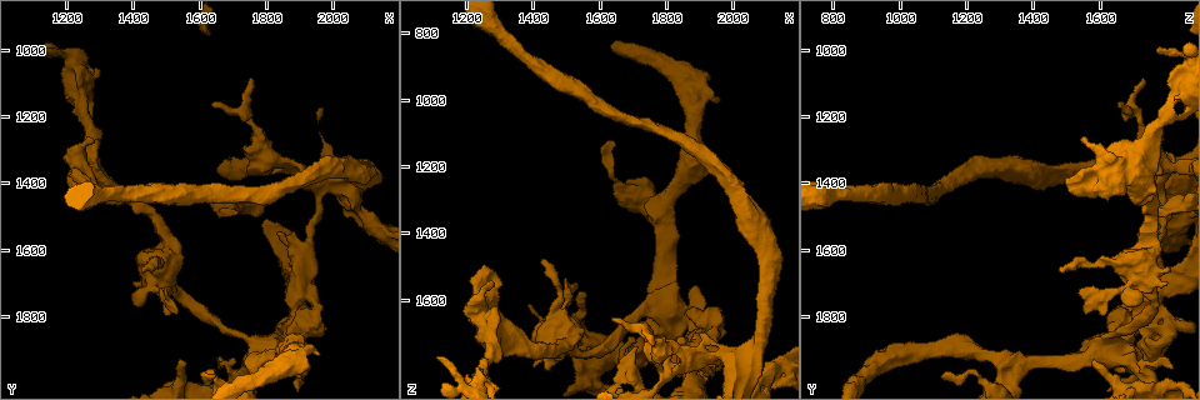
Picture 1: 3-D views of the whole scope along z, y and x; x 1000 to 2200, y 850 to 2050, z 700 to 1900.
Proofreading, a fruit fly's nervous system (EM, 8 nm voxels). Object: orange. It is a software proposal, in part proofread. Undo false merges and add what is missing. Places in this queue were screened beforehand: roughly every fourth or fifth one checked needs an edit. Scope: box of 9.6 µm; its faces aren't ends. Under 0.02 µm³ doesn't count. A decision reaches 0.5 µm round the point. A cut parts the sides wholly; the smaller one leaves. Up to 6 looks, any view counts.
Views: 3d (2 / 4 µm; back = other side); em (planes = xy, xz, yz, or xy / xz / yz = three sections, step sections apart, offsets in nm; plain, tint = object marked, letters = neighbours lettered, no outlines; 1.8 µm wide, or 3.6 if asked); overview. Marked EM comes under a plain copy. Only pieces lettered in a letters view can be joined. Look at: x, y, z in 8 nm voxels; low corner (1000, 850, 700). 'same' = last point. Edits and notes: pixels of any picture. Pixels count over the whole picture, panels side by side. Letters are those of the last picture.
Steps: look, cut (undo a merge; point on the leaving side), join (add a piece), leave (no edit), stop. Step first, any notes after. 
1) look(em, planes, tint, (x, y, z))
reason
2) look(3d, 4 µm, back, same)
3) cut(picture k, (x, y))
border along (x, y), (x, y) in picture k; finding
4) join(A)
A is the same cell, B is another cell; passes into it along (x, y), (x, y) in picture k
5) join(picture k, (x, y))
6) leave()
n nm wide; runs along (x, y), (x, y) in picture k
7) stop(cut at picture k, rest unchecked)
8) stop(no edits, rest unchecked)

look(em, 3.6 µm, xy, step 4, tint, (2050, 1420, 1820))
sharp bend

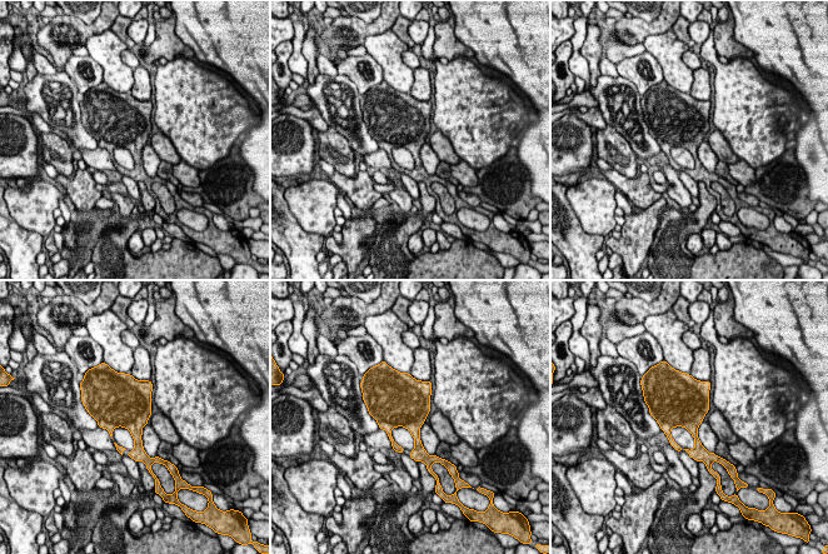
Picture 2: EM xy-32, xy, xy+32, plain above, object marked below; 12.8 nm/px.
look(em, 3.6 µm, planes, letters, same)

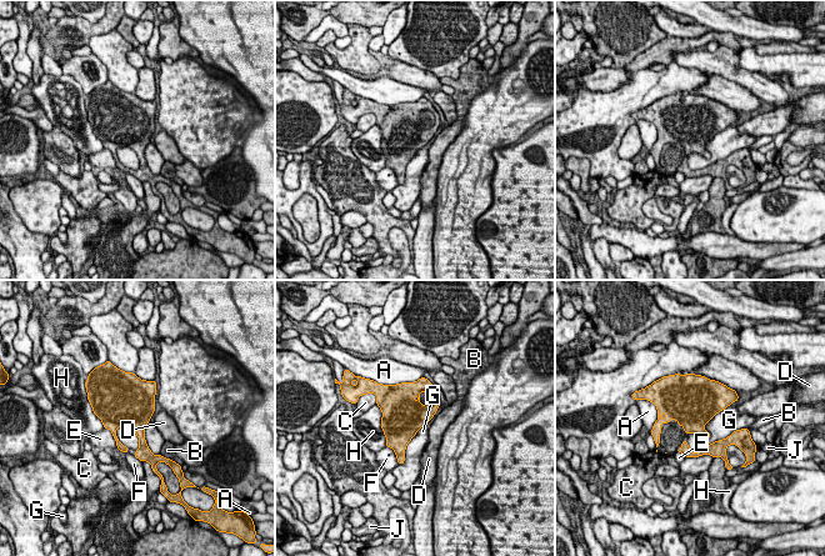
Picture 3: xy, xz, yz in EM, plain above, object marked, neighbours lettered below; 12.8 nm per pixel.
leave()
G touches over 600 nm; A, B, C, D, E, F, G, H and J are other cells; border along (426, 424), (408, 444), (404, 461) in picture 3; one neuron here

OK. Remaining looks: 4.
look(em, planes, letters, (1800, 1340, 1820))
calibre changes

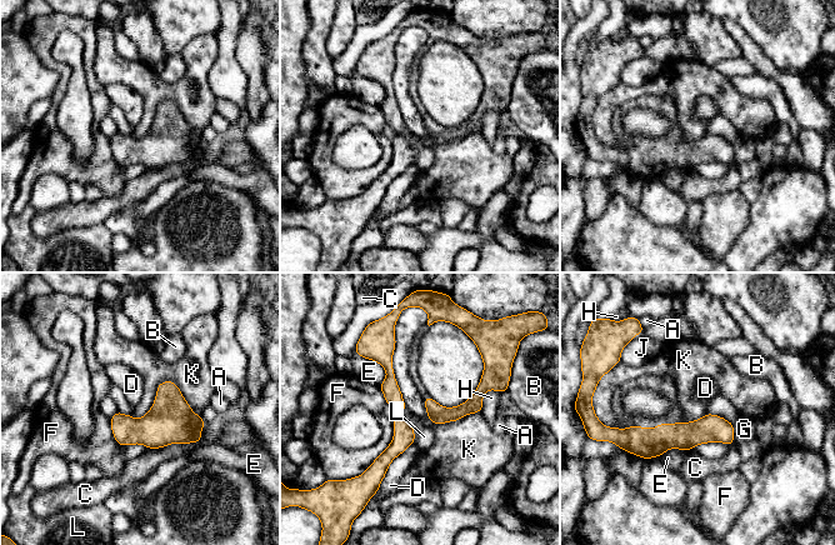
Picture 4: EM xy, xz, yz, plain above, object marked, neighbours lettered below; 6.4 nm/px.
leave()
130 nm wide; A, B, C, D, E, F, G, H, J, K and L are other cells; border along (393, 330), (393, 371), (406, 406) in picture 4; all the same neuron

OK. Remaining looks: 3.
look(3d, 2 µm, (1750, 1090, 1740))
tapers out

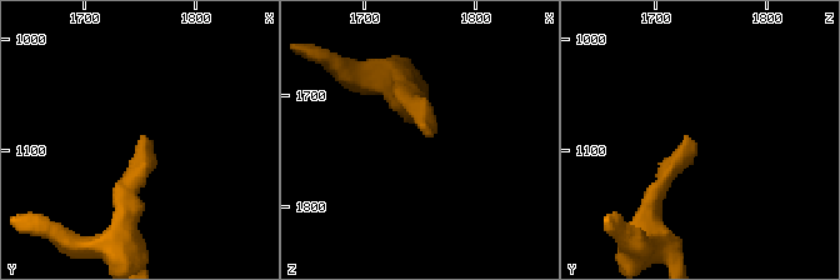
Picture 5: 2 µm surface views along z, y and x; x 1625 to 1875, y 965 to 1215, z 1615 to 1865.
look(em, xy, step 16, letters, (1754, 1088, 1728))

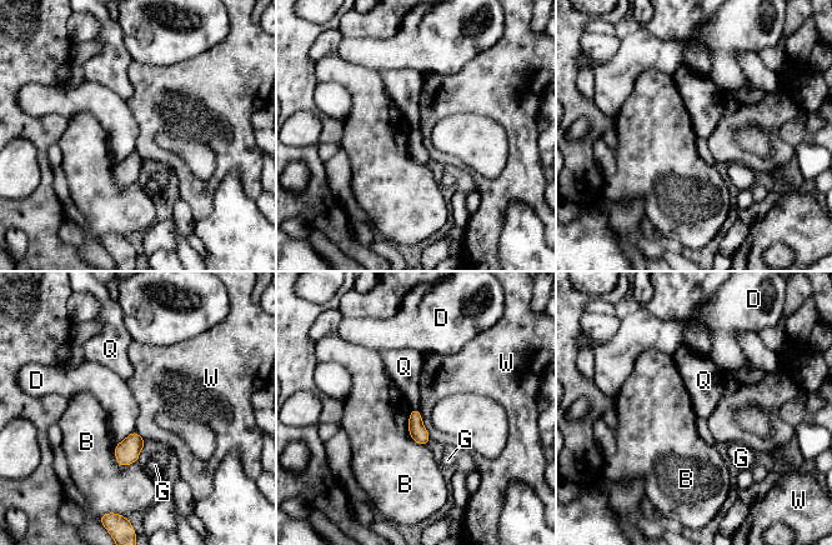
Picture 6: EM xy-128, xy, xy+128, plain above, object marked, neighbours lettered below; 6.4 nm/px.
leave()
110 nm wide; B, D, G, Q and W are other cells; no lettered piece goes on from it

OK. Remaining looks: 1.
stop(no edits, rest unchecked)

